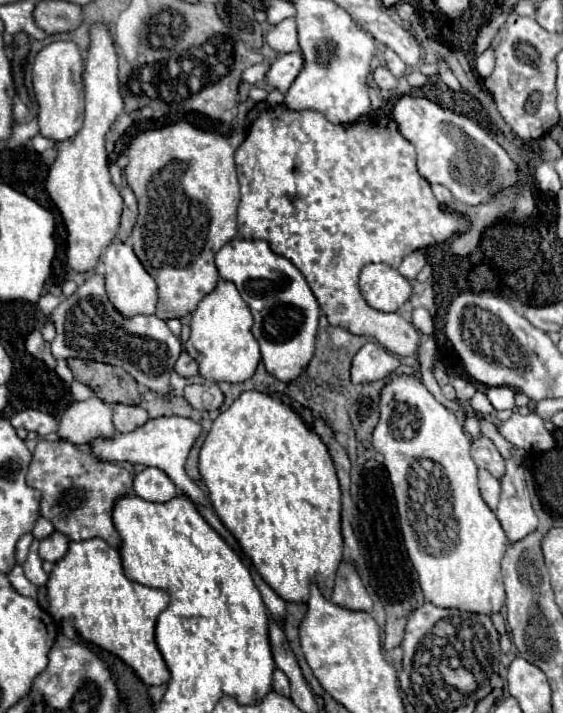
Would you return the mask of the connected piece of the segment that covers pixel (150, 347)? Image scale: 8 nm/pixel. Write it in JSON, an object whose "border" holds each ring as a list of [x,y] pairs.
{"border":[[[89,274],[87,280],[77,288],[77,292],[63,300],[49,314],[49,320],[57,330],[57,336],[51,342],[55,360],[83,358],[119,366],[127,370],[137,380],[137,384],[157,394],[165,394],[169,390],[169,372],[173,370],[173,362],[181,354],[181,340],[173,336],[167,324],[157,316],[123,318],[111,306],[105,294],[105,278],[101,274]]]}

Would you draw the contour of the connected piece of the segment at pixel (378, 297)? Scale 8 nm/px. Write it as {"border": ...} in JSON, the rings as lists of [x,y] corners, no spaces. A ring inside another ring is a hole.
{"border":[[[387,264],[363,266],[359,288],[367,304],[381,312],[397,312],[411,296],[409,280]]]}

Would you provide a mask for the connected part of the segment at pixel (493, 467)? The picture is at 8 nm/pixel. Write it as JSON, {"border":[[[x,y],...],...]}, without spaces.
{"border":[[[483,436],[479,440],[473,440],[471,456],[473,456],[473,460],[475,460],[475,464],[479,468],[489,470],[497,480],[503,478],[505,460],[503,460],[503,456],[497,452],[497,448],[493,446],[493,442],[487,436]]]}

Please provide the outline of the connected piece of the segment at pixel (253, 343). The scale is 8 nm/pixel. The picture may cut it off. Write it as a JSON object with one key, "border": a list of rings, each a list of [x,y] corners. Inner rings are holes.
{"border":[[[219,280],[217,288],[207,294],[191,318],[191,336],[185,342],[185,352],[199,364],[199,376],[207,382],[245,382],[249,380],[261,360],[259,344],[251,334],[253,316],[249,306],[239,296],[231,282]]]}

